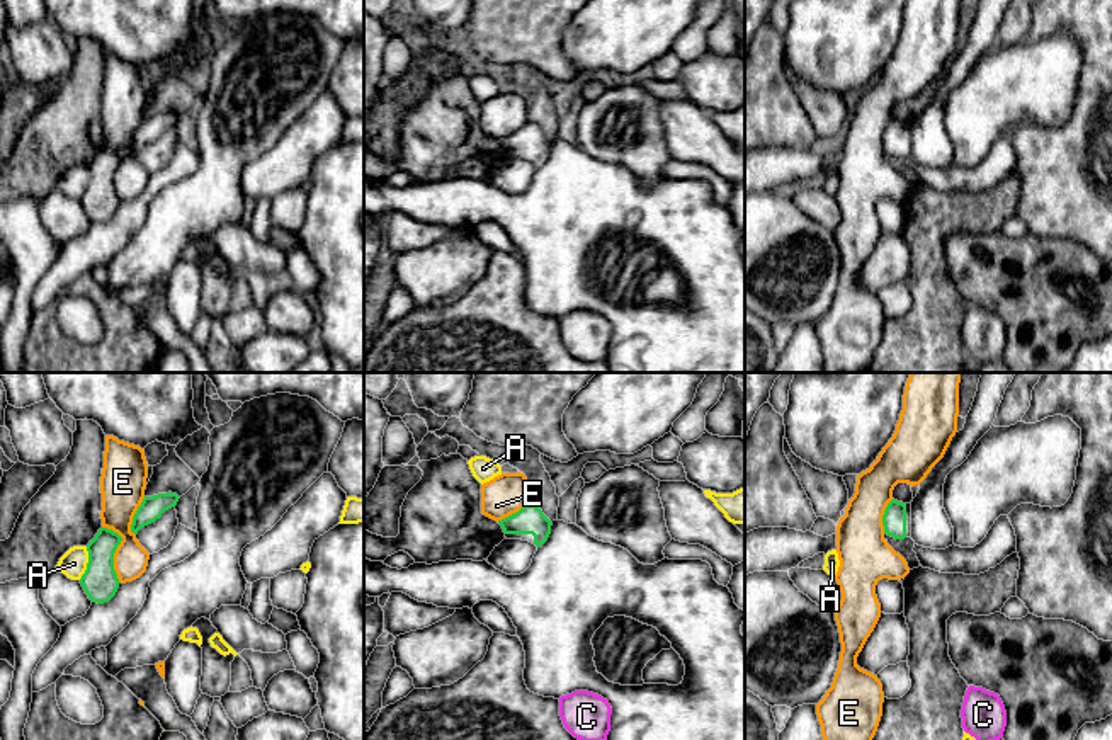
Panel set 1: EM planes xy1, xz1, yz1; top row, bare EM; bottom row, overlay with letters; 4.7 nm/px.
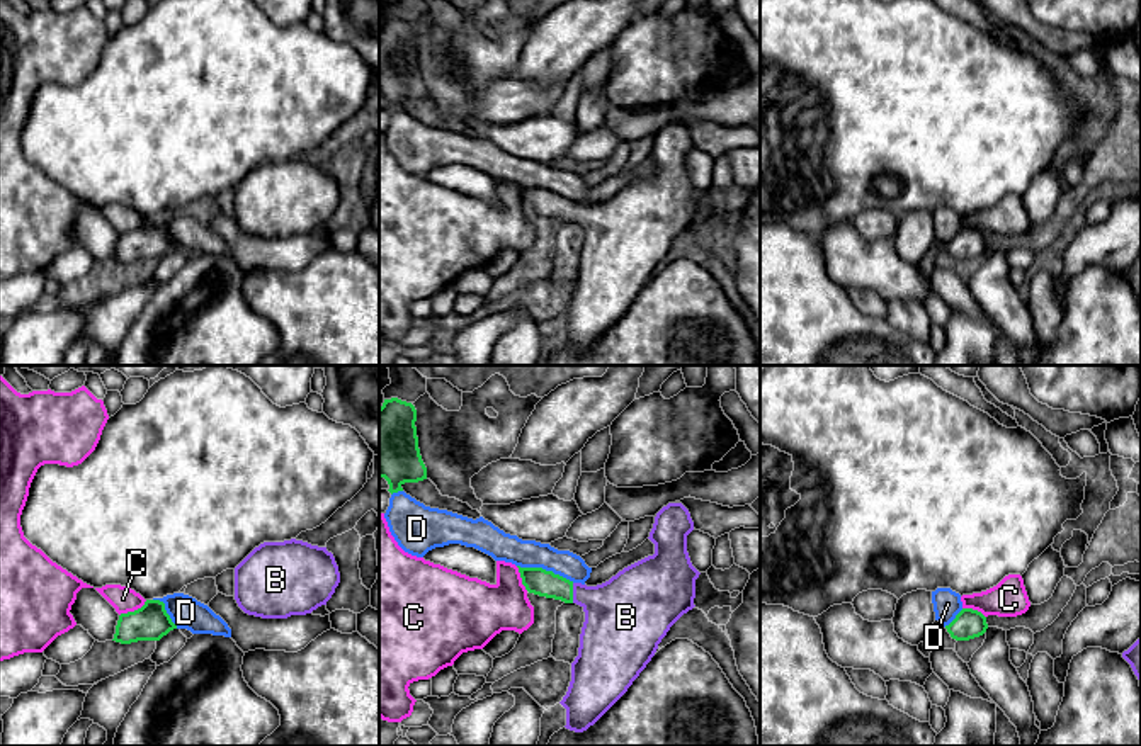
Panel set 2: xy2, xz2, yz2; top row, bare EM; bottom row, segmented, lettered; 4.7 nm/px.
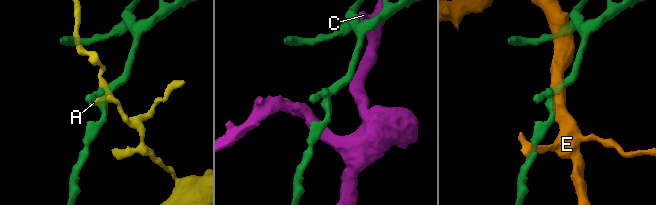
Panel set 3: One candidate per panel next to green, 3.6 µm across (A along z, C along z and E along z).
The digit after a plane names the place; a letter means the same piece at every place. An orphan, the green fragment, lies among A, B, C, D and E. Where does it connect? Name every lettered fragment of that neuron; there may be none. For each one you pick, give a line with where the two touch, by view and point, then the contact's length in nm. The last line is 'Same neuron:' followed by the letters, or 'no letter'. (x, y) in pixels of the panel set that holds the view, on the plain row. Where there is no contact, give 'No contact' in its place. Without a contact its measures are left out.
B: Touches green at xz2 (572, 213). Shared border 100 nm
Same neuron: B

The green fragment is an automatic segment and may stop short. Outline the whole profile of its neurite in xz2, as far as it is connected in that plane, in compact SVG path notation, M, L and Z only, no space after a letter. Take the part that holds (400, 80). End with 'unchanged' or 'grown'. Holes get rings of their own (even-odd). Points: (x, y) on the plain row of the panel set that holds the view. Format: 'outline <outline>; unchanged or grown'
outline M391 17L379 27L379 97L388 100L391 114L403 110L405 102L427 99L415 41L412 22Z; unchanged

